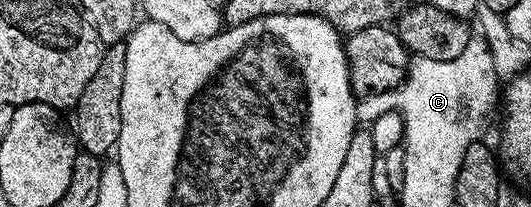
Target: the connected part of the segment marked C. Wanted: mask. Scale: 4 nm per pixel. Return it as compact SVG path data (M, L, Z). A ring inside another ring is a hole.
M473 37L465 47L460 57L451 61L433 61L432 58L416 56L407 70L407 76L399 87L377 93L358 100L355 105L355 118L363 125L369 125L377 117L387 112L399 112L405 121L404 155L411 155L405 159L405 181L402 187L456 187L457 170L465 151L485 136L484 133L497 105L497 97L501 95L498 87L499 76L493 61L493 49L488 43Z

